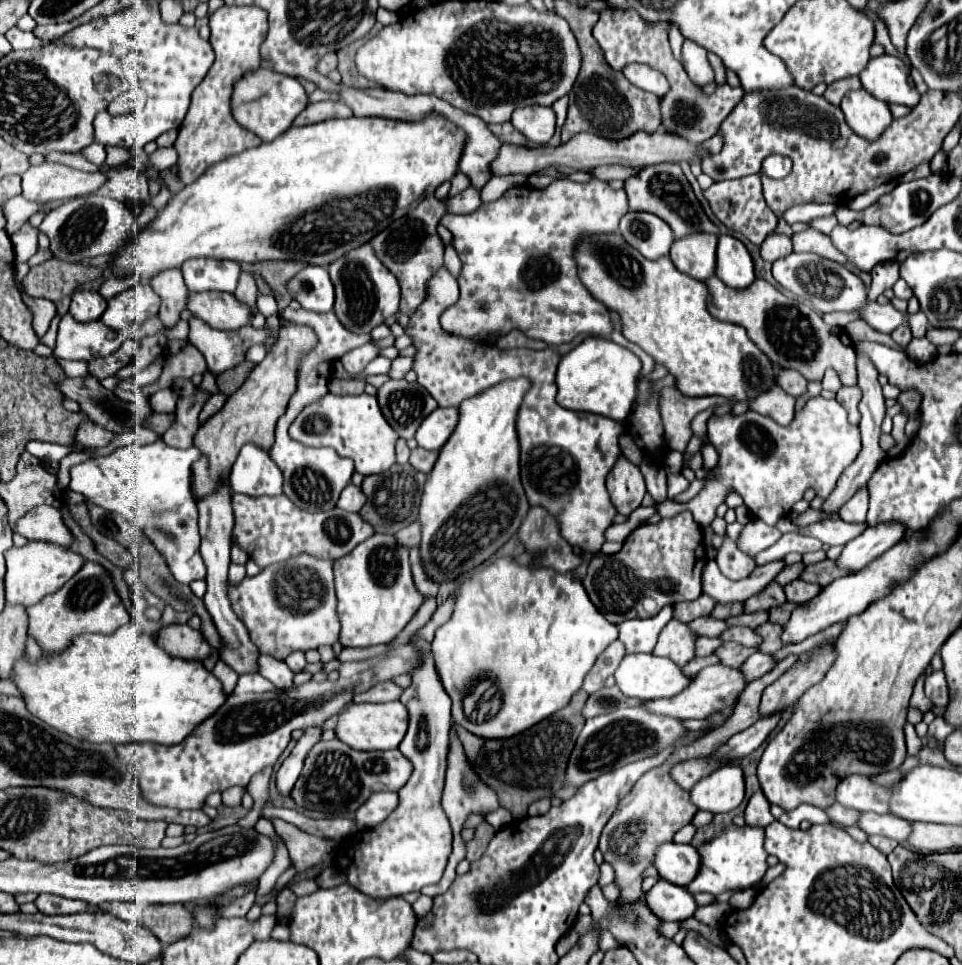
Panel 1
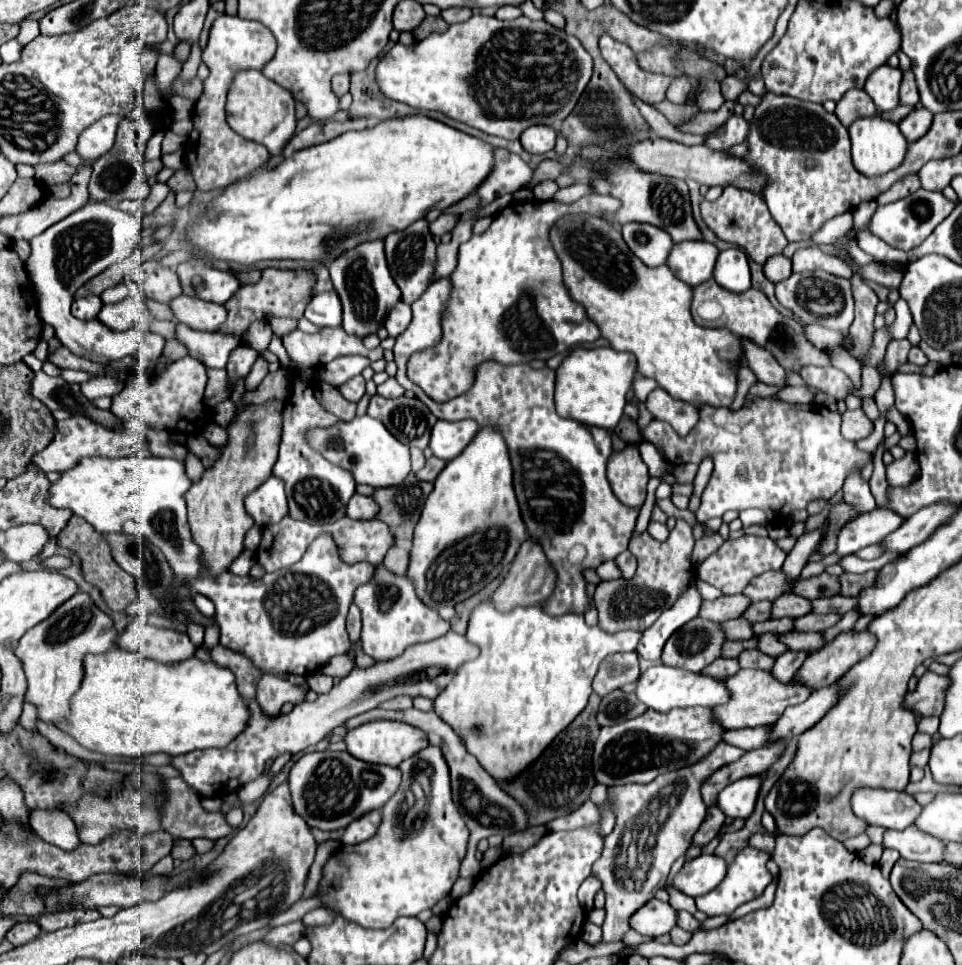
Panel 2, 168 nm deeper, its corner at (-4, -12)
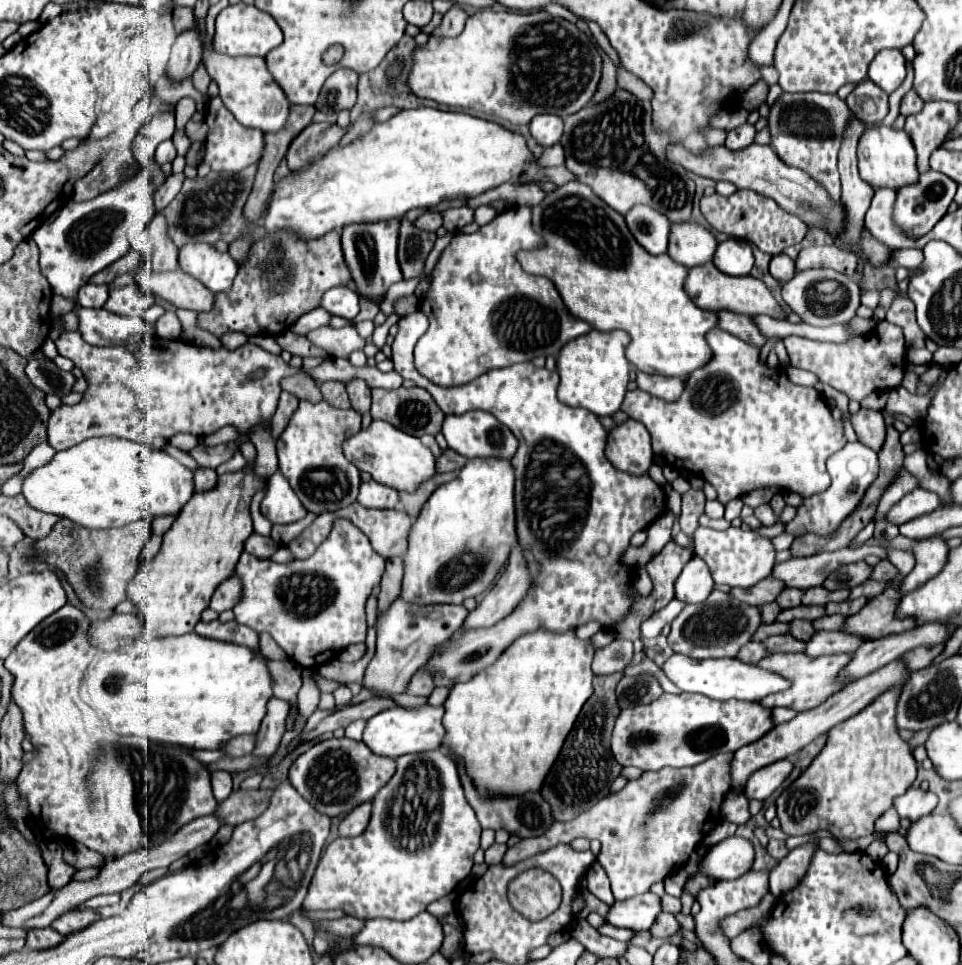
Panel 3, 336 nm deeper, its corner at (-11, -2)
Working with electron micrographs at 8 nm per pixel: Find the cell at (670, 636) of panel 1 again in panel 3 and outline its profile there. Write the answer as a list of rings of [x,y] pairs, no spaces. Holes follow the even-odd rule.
[[[712,590],[712,594],[700,604],[688,604],[686,610],[672,622],[672,630],[668,634],[668,646],[676,654],[686,654],[696,660],[706,658],[734,658],[738,650],[752,640],[754,632],[762,624],[760,608],[738,602],[726,592]]]

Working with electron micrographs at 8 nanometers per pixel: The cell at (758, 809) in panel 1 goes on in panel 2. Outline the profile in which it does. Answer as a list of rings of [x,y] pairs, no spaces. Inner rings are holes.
[[[757,832],[749,838],[749,844],[753,848],[759,848],[759,850],[765,850],[765,852],[771,852],[771,848],[775,846],[775,836],[773,834],[767,834],[767,832]]]

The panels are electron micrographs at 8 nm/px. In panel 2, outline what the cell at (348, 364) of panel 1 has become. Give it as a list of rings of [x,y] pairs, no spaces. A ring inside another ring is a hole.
[[[359,374],[359,376],[353,376],[353,378],[347,380],[339,390],[341,390],[341,394],[343,394],[347,400],[359,402],[359,400],[363,398],[363,394],[365,394],[365,380],[363,380],[361,374]]]

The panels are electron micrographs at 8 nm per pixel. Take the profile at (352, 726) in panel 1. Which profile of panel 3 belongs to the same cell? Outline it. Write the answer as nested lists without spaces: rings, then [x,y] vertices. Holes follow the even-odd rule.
[[[394,706],[388,710],[382,710],[374,718],[368,720],[366,730],[364,730],[364,744],[374,750],[378,756],[388,756],[388,758],[398,758],[402,754],[412,754],[412,752],[428,752],[440,746],[442,736],[446,734],[442,726],[442,716],[444,716],[444,706],[418,706],[418,708],[402,708]]]

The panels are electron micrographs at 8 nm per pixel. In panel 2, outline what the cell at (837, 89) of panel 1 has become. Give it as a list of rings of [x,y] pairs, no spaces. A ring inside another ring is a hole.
[[[865,90],[845,92],[845,96],[837,102],[837,108],[835,108],[835,116],[845,126],[849,126],[851,120],[855,120],[859,116],[867,116],[867,114],[877,114],[877,108]]]

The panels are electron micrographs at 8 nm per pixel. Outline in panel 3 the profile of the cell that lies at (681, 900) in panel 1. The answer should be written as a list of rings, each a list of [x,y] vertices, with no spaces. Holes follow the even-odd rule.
[[[646,892],[634,898],[616,900],[606,914],[606,922],[618,928],[630,928],[634,932],[640,932],[652,926],[658,912],[660,912],[660,898],[652,892]]]

